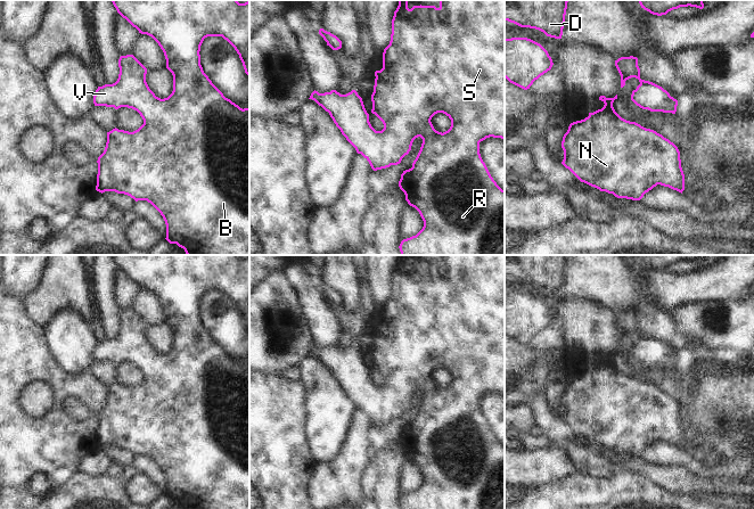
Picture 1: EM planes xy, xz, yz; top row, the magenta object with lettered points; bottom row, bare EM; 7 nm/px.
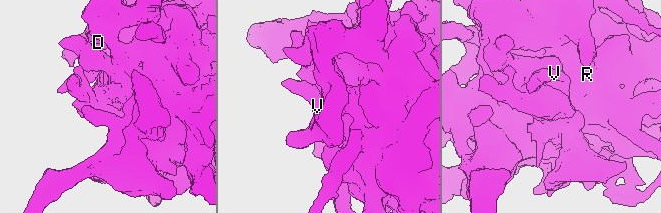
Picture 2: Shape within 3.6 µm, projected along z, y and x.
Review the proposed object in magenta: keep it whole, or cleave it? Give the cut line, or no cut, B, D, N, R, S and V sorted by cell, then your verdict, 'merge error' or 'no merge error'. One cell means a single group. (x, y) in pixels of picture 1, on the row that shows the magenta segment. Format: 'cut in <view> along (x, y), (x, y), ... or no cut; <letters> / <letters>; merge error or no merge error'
no cut; B D N R S V; no merge error

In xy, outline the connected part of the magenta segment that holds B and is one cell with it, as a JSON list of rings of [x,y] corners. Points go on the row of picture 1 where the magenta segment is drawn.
[[[112,0],[117,13],[125,18],[139,33],[151,36],[161,47],[166,59],[166,68],[173,75],[173,91],[164,99],[155,96],[146,82],[147,68],[133,56],[121,56],[118,59],[120,74],[113,84],[98,87],[93,96],[95,106],[128,107],[137,110],[144,124],[136,131],[113,129],[107,132],[107,142],[104,153],[98,157],[98,174],[96,190],[99,192],[115,191],[138,200],[147,200],[163,216],[166,224],[166,240],[183,248],[187,255],[249,255],[249,108],[240,108],[226,98],[204,73],[200,65],[200,46],[207,36],[222,36],[237,51],[245,73],[249,77],[249,0],[239,3],[237,0]]]

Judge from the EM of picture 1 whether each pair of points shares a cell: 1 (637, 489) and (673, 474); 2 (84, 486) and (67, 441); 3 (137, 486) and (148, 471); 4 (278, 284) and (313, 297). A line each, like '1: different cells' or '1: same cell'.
1: different cells
2: different cells
3: different cells
4: different cells

